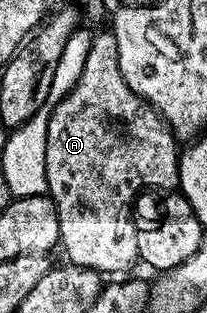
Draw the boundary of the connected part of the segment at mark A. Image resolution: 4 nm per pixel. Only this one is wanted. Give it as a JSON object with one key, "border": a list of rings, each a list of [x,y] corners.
{"border":[[[111,31],[97,32],[93,36],[76,86],[51,106],[44,158],[47,196],[56,204],[60,228],[58,245],[61,250],[64,248],[68,256],[65,258],[71,264],[95,269],[101,275],[127,274],[124,272],[138,261],[138,225],[132,222],[132,200],[136,192],[147,185],[157,185],[163,191],[175,190],[180,179],[180,159],[178,142],[167,123],[152,105],[130,91],[126,79],[122,79],[118,67],[118,43]]]}

